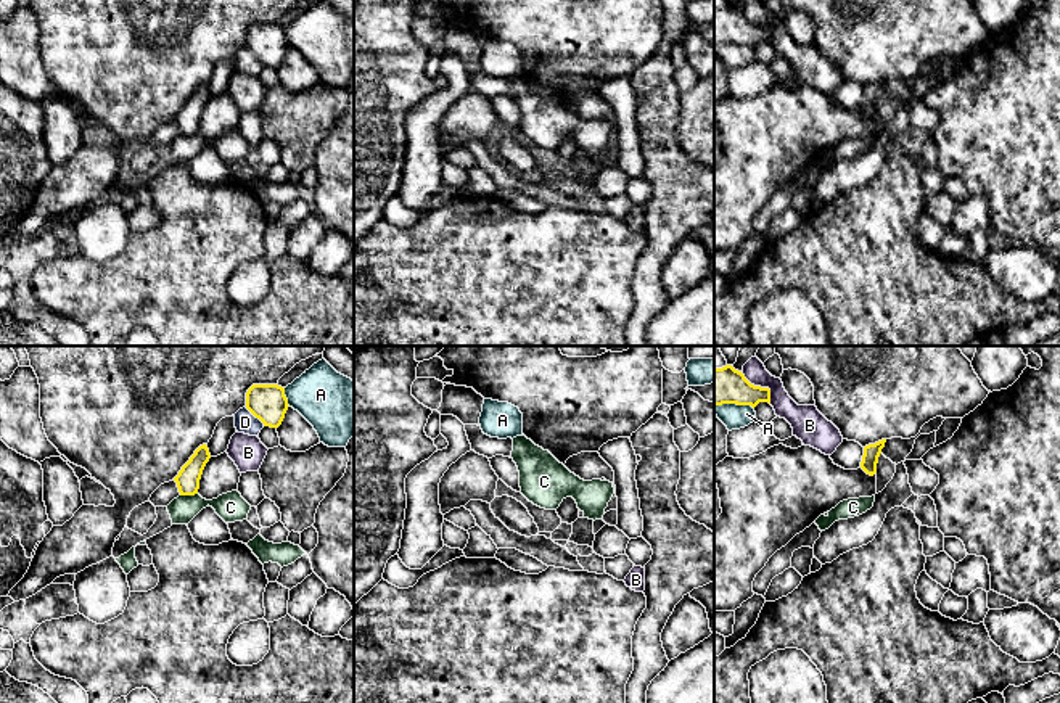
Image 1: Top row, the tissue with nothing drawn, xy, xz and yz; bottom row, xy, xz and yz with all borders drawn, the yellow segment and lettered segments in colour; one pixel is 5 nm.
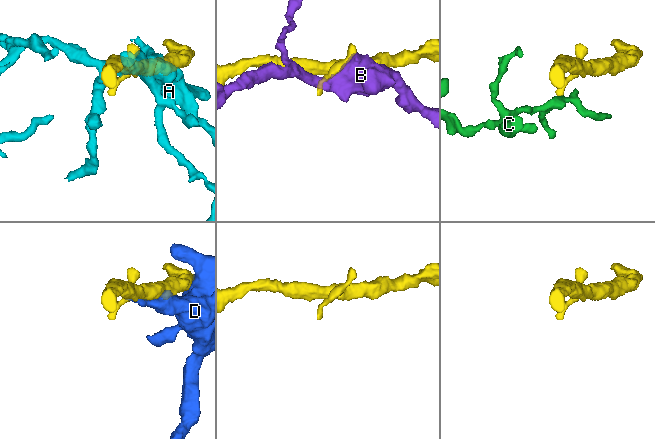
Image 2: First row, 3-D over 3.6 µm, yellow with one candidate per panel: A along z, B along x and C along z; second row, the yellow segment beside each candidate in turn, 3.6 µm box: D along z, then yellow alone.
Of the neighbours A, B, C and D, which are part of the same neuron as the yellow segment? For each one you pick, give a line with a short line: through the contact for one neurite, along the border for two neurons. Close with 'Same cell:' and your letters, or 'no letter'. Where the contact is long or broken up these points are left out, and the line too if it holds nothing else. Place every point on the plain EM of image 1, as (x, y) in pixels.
Same cell: no letter

